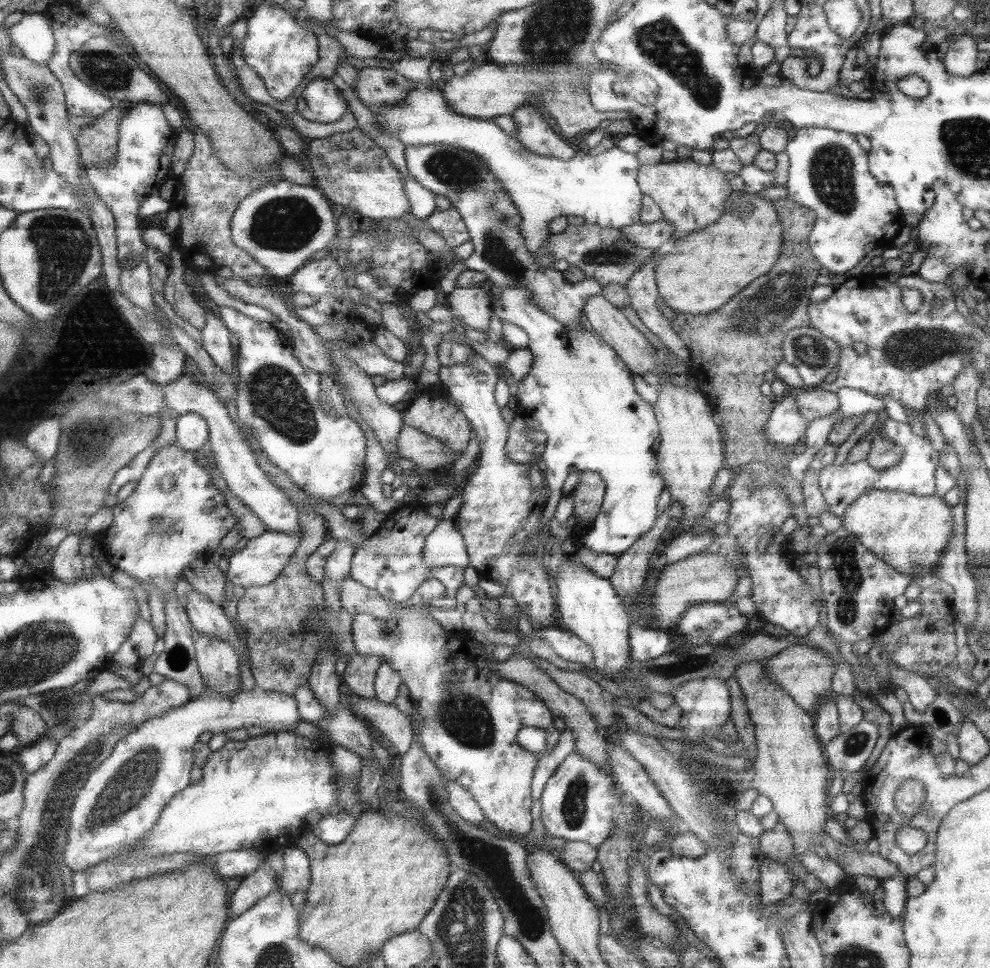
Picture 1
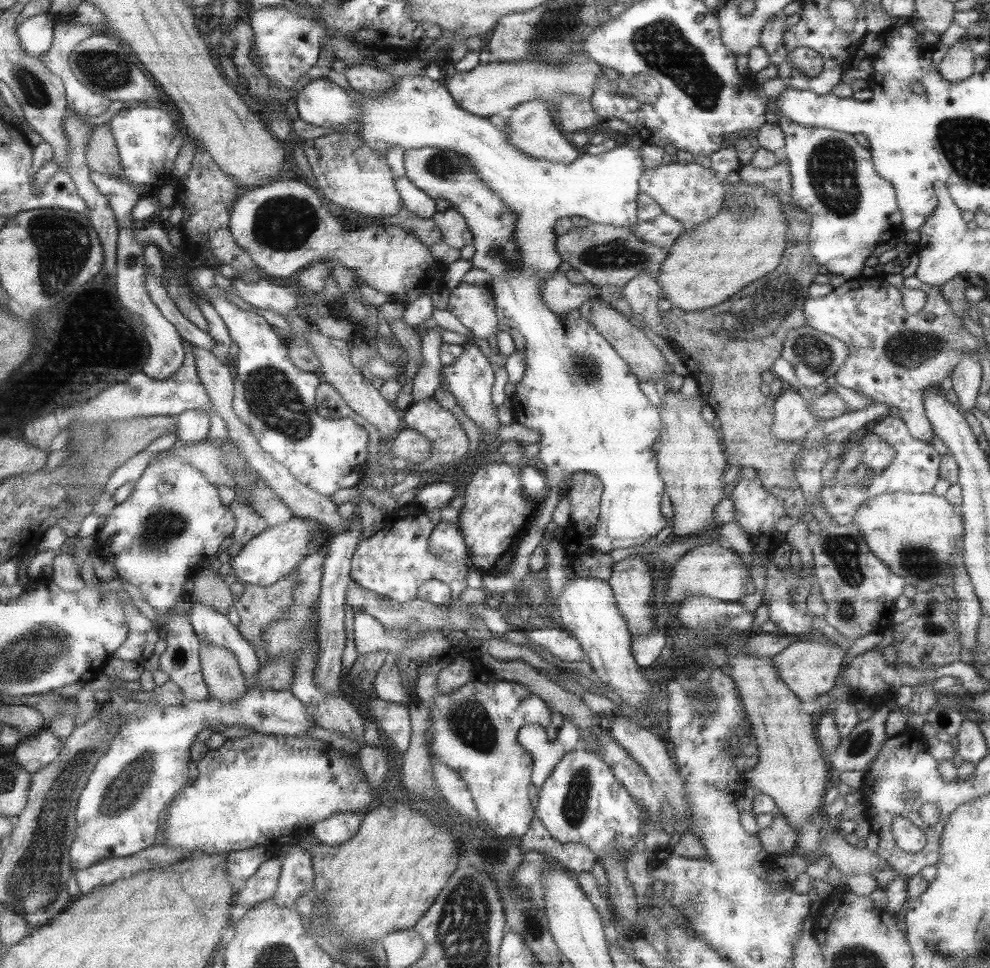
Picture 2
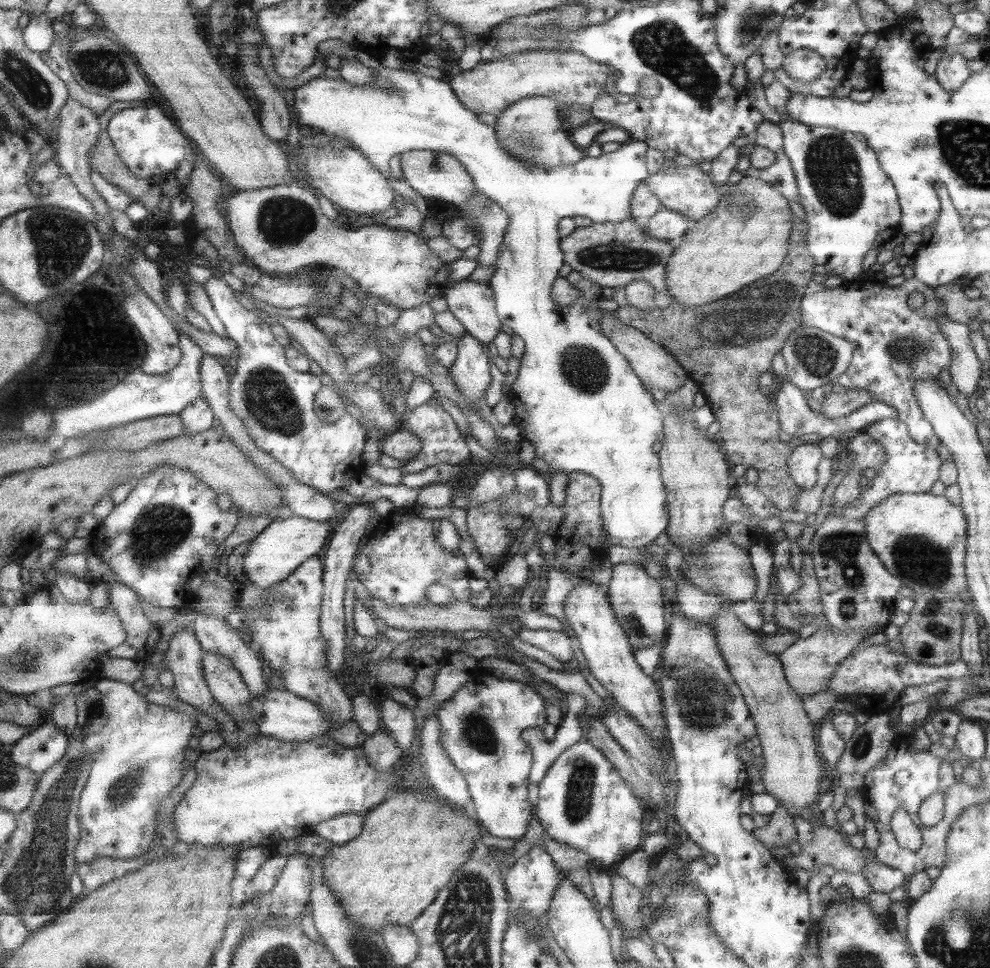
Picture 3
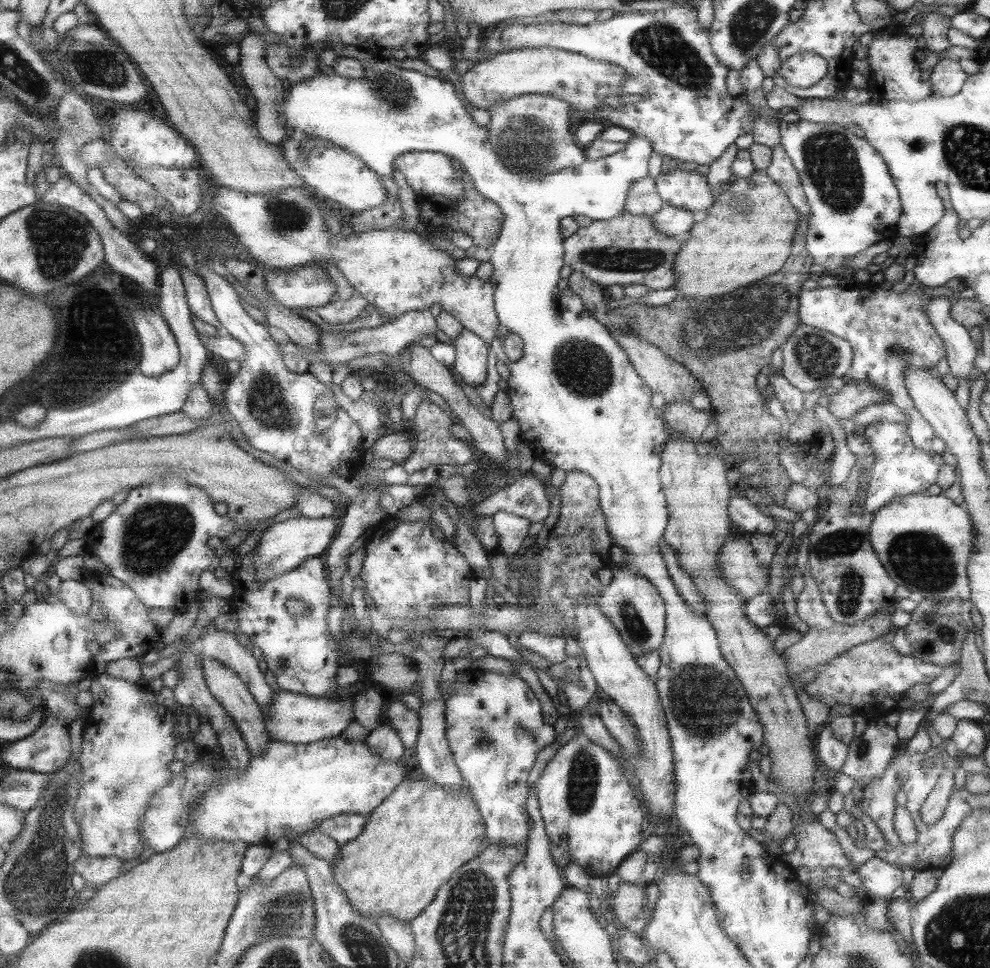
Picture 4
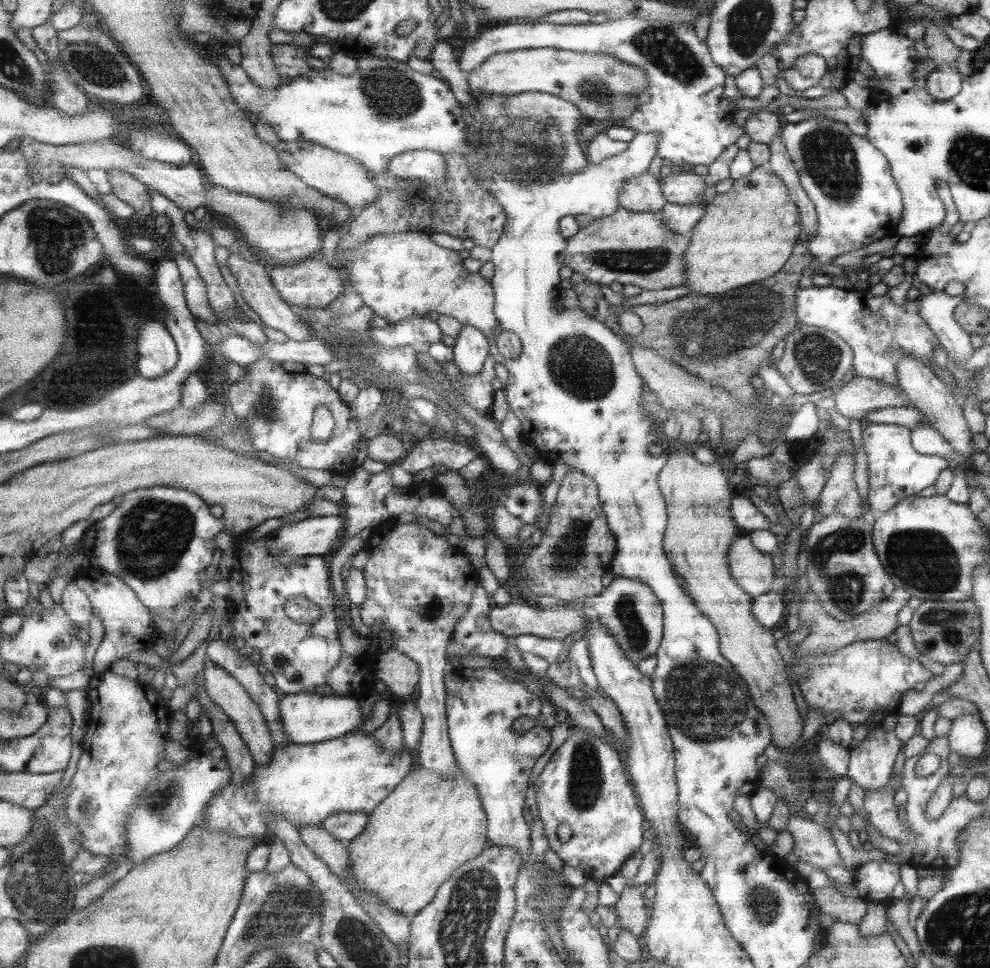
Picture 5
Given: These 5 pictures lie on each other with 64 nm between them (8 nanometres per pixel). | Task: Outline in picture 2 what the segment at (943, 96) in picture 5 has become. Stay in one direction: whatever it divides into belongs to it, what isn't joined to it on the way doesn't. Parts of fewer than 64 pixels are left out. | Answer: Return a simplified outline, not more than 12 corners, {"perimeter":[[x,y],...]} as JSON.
{"perimeter":[[963,45],[949,47],[937,72],[947,82],[973,74],[974,55]]}

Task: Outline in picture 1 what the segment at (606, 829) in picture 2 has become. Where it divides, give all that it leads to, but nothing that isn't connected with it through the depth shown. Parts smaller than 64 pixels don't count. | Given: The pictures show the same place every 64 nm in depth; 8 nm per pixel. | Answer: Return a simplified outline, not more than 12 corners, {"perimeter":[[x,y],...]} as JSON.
{"perimeter":[[573,752],[538,802],[545,834],[595,849],[640,816]]}

